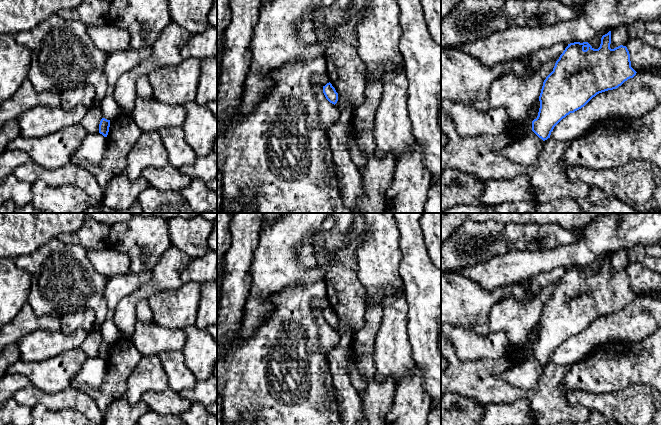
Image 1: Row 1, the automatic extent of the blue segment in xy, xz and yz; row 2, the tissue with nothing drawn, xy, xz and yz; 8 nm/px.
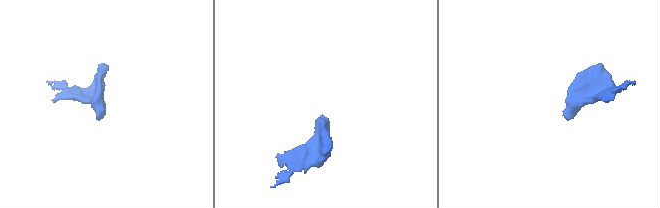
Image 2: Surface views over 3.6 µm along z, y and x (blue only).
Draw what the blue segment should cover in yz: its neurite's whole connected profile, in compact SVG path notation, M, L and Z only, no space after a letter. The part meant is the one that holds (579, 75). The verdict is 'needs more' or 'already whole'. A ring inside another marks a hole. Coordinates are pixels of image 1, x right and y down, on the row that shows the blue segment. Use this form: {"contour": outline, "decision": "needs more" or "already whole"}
{"contour": "M611 31L602 36L598 49L588 42L574 42L568 44L560 55L553 71L543 82L538 116L532 121L532 131L543 141L550 138L554 127L567 115L584 107L597 94L616 89L636 75L627 47L620 45L611 49L610 44Z", "decision": "already whole"}

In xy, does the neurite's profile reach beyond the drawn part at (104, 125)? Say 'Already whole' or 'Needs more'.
Already whole

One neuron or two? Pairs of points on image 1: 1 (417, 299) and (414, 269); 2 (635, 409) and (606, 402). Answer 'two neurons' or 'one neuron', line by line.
1: one neuron
2: one neuron

